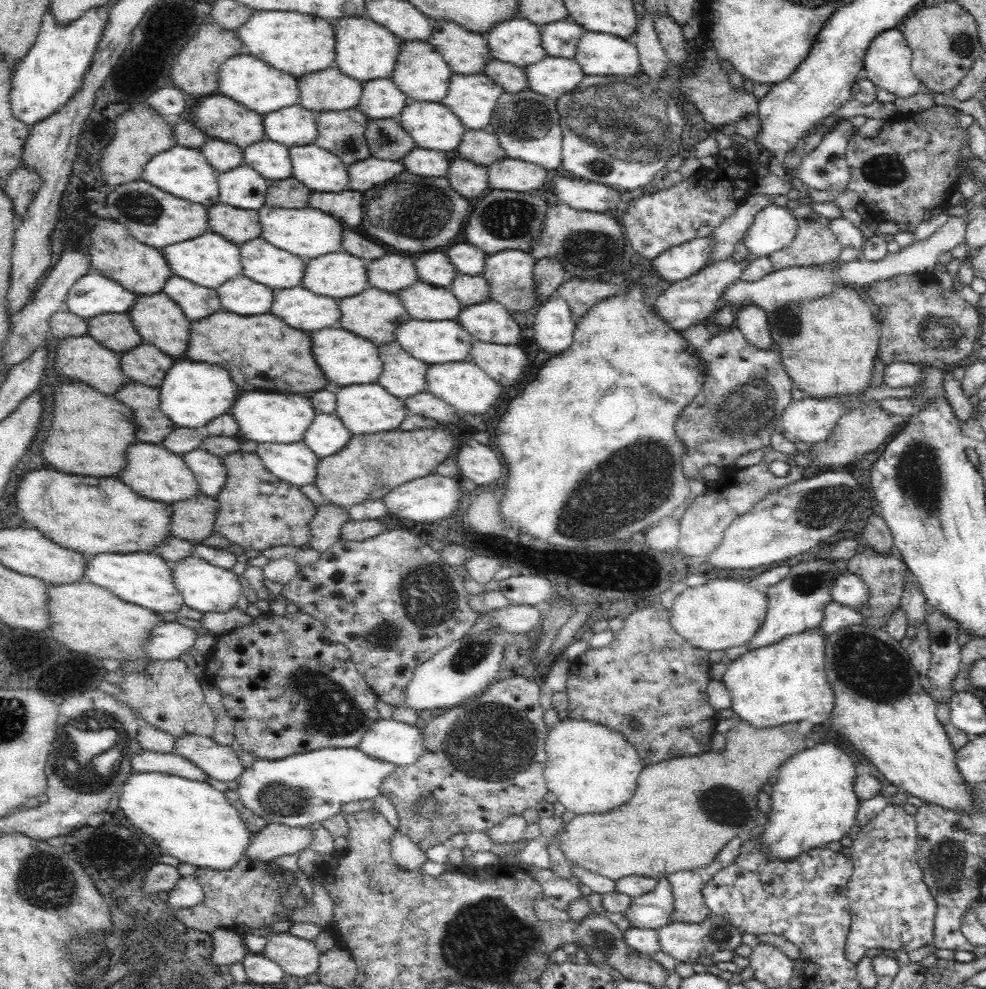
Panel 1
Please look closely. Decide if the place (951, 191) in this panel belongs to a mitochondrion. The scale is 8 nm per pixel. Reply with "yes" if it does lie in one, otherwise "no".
no

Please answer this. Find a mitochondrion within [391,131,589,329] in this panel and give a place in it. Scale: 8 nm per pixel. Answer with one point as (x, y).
(512, 218)

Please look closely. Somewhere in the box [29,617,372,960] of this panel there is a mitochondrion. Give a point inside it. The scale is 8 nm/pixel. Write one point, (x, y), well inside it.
(100, 727)

